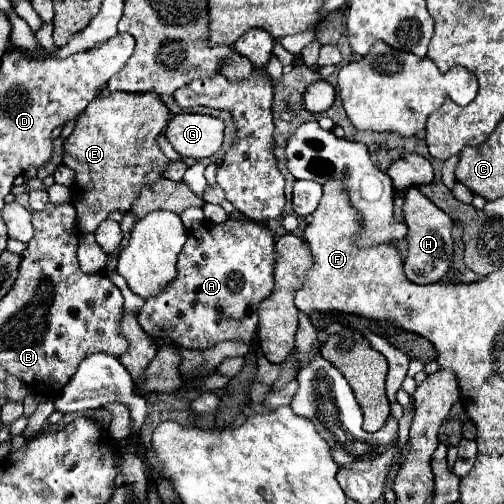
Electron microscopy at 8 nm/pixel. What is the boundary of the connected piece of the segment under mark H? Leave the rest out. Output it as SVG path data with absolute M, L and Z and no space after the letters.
M410 186L404 190L404 222L408 226L408 258L404 262L406 278L414 284L440 282L452 264L452 218L428 200L416 186Z

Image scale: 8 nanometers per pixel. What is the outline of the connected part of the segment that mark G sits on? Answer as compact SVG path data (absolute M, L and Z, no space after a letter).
M176 114L164 134L182 156L200 160L220 150L224 120L206 114Z

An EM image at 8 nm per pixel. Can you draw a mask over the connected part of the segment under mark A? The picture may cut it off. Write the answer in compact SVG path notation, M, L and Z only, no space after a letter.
M228 218L222 224L206 222L202 228L190 232L178 256L178 280L174 280L174 284L170 284L166 292L154 296L154 300L144 302L138 314L140 326L152 338L168 336L184 348L196 350L214 348L224 340L250 342L258 326L258 304L274 290L274 264L278 258L274 244L274 232L260 222L234 218Z

